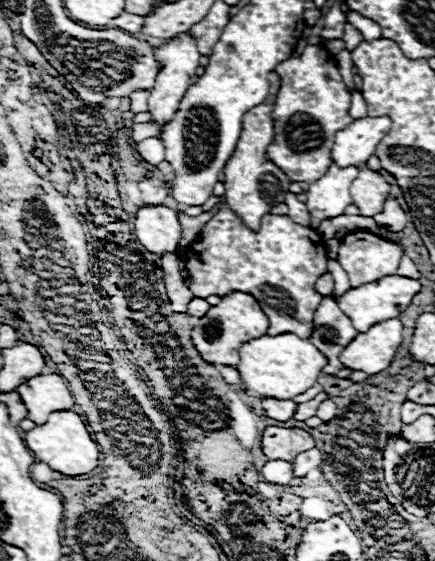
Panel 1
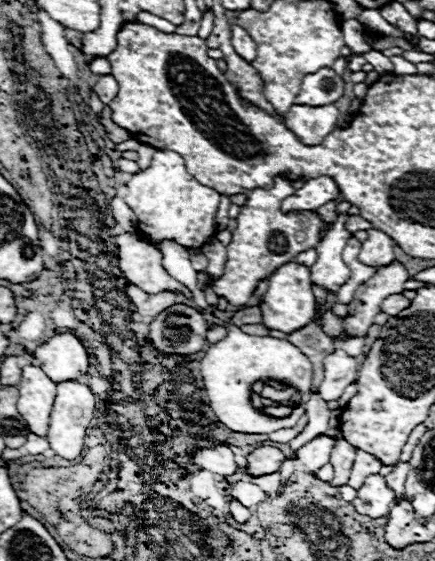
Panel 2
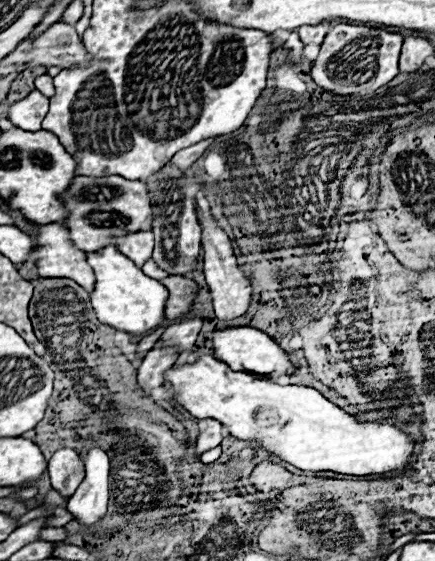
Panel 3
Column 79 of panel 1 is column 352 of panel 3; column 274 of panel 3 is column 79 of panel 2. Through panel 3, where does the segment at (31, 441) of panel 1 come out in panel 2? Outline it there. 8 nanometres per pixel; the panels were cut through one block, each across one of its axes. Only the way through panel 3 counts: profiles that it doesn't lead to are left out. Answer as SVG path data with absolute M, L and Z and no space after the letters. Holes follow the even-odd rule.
M74 380L58 382L58 392L56 392L54 408L50 414L50 428L46 434L50 448L64 460L78 458L84 450L86 428L90 426L92 416L94 416L94 394L92 394L92 390L86 384L80 384Z

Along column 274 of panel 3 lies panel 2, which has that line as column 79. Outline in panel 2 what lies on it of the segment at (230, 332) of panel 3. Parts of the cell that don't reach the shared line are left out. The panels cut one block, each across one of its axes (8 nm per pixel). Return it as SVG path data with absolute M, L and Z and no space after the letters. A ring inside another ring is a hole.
M56 334L36 348L36 360L50 380L74 380L74 374L86 374L88 354L74 334Z

